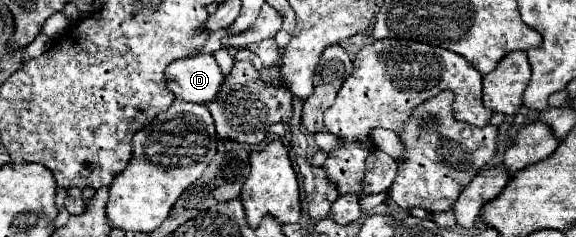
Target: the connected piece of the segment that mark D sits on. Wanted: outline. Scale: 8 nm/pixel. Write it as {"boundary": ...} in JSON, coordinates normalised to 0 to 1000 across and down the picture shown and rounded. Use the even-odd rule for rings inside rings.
{"boundary":[[[337,232],[295,266],[288,342],[309,418],[330,435],[368,435],[389,350],[389,308],[372,232]]]}

